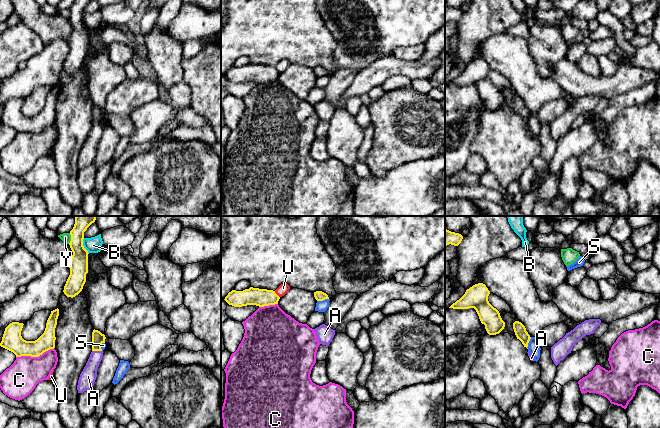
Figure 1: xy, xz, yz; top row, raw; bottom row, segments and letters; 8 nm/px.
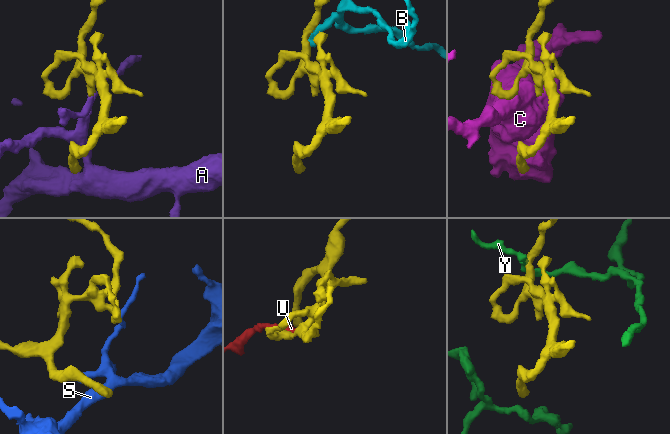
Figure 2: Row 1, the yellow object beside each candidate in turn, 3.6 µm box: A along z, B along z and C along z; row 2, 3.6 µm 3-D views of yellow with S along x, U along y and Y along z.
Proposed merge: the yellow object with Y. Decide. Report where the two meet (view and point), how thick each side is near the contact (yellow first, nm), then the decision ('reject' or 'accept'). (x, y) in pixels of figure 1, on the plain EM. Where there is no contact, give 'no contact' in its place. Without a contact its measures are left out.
xy (71, 14) | 150/80 nm | reject

